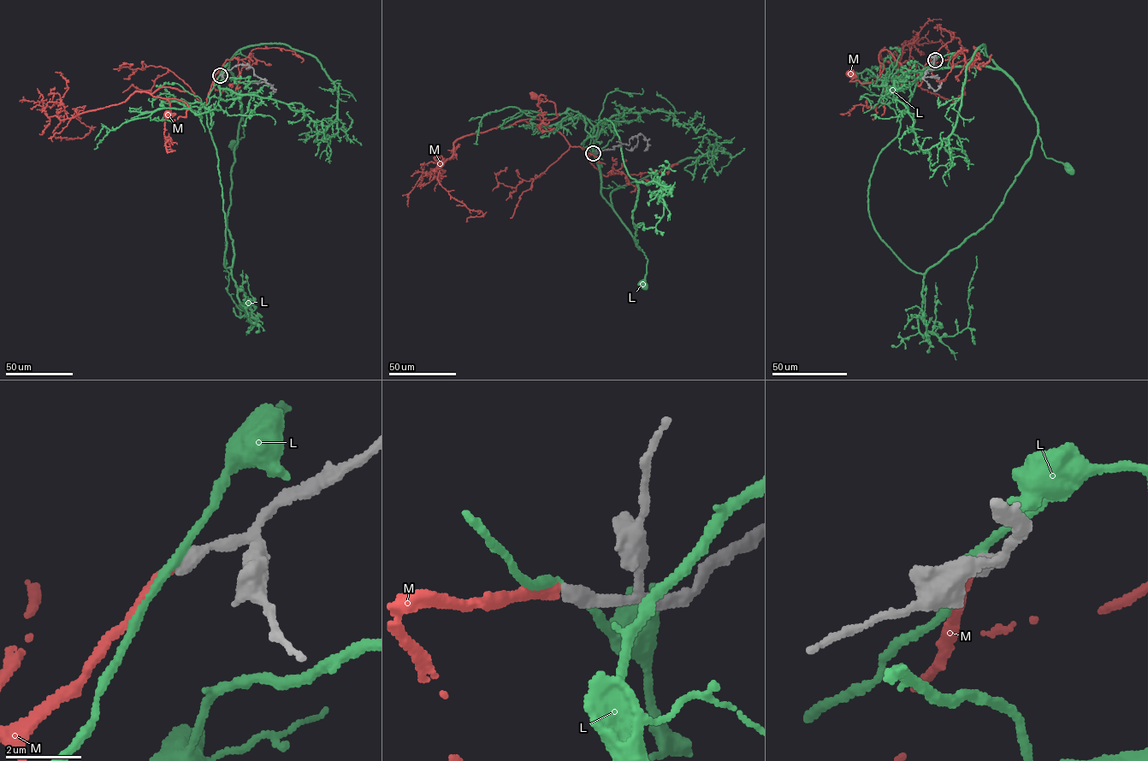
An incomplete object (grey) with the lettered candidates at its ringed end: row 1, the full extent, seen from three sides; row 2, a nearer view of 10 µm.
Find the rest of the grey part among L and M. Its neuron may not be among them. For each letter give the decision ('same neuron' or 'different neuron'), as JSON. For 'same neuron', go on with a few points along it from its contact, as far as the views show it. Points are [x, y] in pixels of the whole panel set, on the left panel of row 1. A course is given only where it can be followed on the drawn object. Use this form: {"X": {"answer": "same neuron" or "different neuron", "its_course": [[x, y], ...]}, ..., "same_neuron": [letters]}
{"L": {"answer": "different neuron"}, "M": {"answer": "same neuron", "its_course": [[219, 75], [205, 104], [187, 91], [158, 88], [150, 94], [187, 105], [186, 117], [167, 114]]}, "same_neuron": ["M"]}

